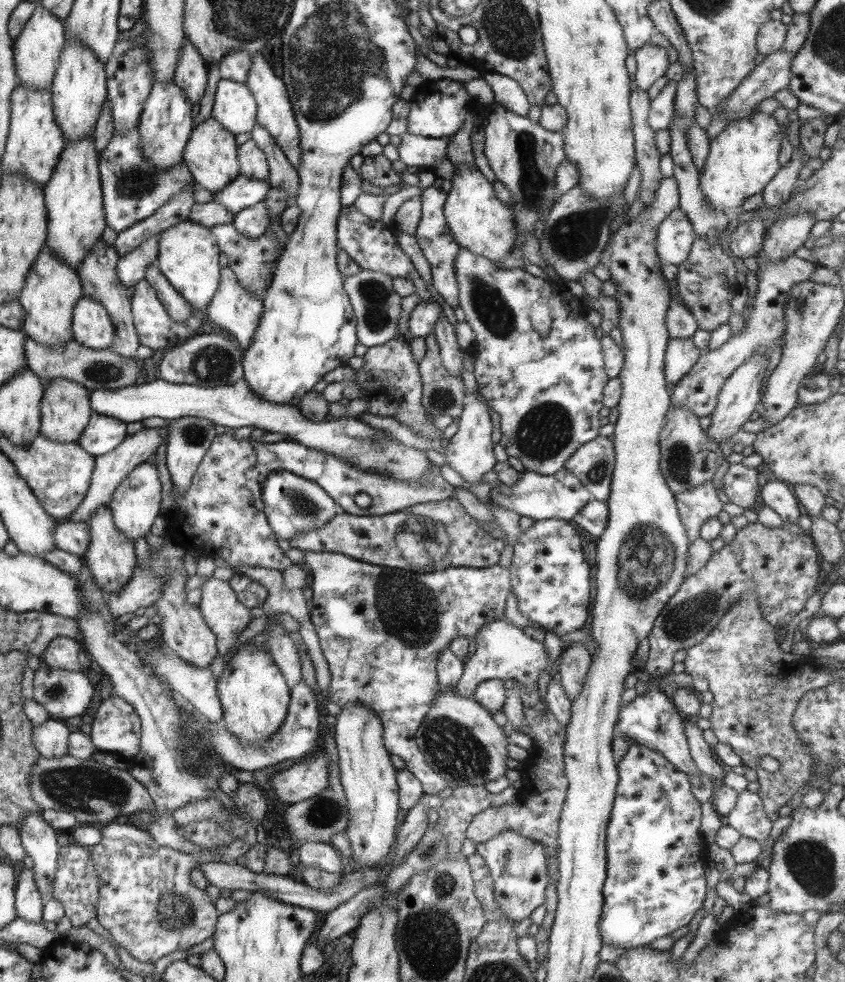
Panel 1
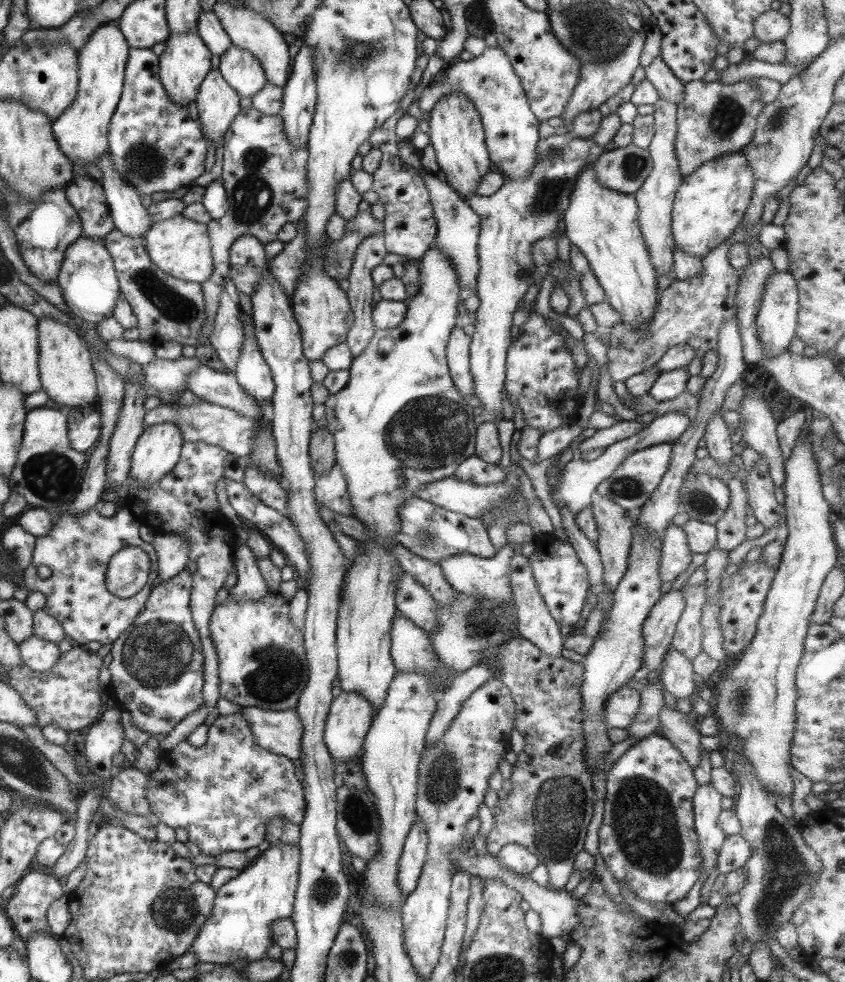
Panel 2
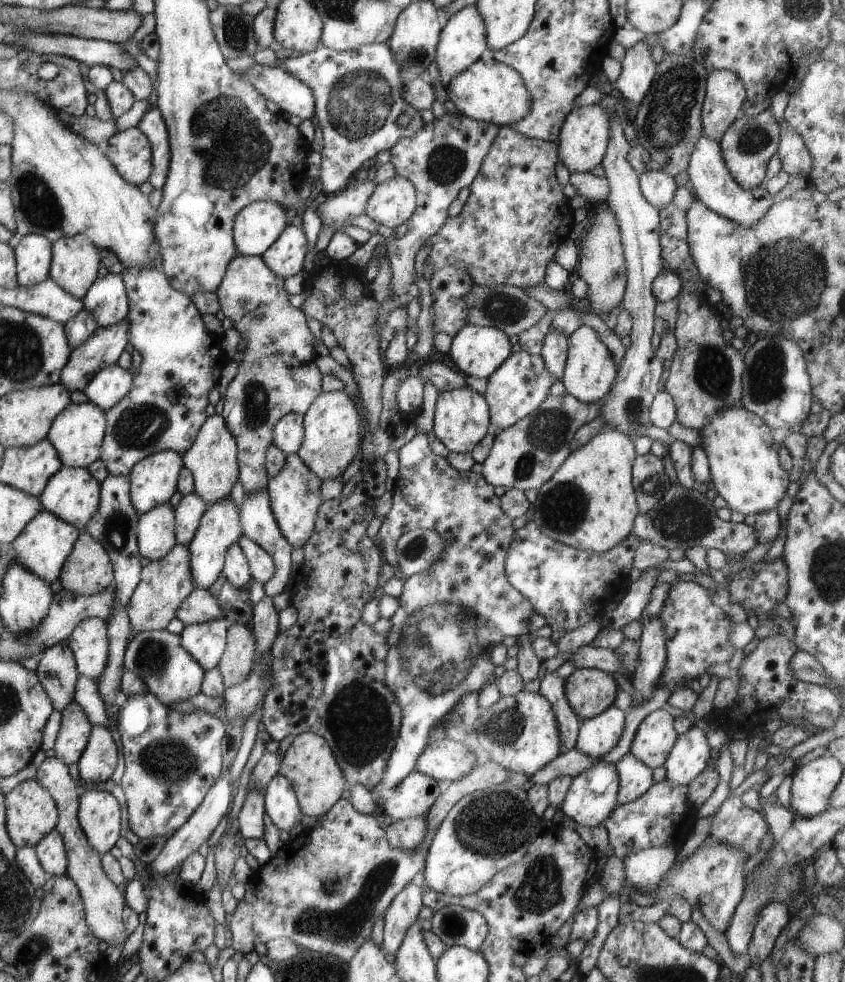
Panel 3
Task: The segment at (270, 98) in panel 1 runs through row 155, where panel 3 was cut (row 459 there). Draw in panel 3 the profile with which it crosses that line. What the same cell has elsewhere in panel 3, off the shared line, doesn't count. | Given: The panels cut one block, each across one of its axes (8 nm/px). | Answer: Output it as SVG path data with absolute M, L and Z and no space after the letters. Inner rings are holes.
M297 453L286 454L283 468L280 468L273 478L268 478L267 496L269 496L275 524L292 549L303 548L309 536L313 534L315 514L317 514L319 504L322 503L319 496L321 483L322 481L301 462Z

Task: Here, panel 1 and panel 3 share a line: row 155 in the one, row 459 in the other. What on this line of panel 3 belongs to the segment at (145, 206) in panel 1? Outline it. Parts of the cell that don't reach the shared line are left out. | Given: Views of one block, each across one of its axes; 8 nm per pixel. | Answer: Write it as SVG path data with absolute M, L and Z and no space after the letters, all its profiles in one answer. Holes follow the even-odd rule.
M131 266L131 268L124 268L120 276L123 279L128 300L128 311L126 314L126 319L129 321L129 330L127 330L127 332L129 332L128 341L131 343L131 346L137 350L142 359L137 374L133 375L129 392L127 392L119 402L115 402L111 408L105 411L105 428L101 444L100 459L107 469L108 474L111 476L128 476L129 472L131 472L131 468L133 468L139 460L143 460L143 458L147 458L147 456L151 456L151 454L155 454L156 452L163 452L163 450L173 450L173 452L177 452L179 456L183 456L183 454L189 450L189 446L193 444L193 440L195 440L195 436L197 436L201 424L203 424L207 418L205 406L207 406L208 391L216 387L220 371L227 362L227 358L224 356L223 350L219 345L220 336L216 336L207 331L201 319L201 313L195 308L190 297L178 290L173 290L173 288L169 286L169 281L165 274L160 270L147 270L147 268L141 268L141 266Z

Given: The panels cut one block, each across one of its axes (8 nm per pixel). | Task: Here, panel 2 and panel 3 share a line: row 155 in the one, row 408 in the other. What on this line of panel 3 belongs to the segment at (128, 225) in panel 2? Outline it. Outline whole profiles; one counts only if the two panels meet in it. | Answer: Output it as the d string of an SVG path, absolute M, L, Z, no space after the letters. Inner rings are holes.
M117 363L109 364L97 370L82 392L95 406L106 411L129 392L132 380L133 375L129 371L120 368Z

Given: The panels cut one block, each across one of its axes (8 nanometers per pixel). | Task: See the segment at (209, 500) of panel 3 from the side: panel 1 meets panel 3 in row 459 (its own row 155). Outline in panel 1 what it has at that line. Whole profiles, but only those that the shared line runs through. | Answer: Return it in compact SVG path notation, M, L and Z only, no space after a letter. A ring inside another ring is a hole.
M211 115L191 130L182 152L182 159L198 188L209 190L212 196L215 196L223 185L231 183L240 175L237 147L233 134L224 130Z

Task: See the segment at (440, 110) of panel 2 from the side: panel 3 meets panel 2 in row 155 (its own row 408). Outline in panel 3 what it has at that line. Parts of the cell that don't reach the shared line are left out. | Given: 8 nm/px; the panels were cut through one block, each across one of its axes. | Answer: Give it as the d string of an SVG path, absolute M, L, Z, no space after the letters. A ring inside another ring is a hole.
M469 386L440 392L437 396L432 430L449 452L456 454L471 452L487 434L488 426L489 412L486 400L482 394L471 390Z

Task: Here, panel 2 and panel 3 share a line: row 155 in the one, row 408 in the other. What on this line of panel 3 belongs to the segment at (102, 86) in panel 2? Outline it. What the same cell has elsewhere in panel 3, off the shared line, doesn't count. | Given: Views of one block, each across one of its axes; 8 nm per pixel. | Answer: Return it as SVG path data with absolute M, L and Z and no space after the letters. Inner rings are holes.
M91 401L81 404L69 403L51 422L47 440L55 448L63 466L86 468L94 460L100 458L102 438L105 428L105 411Z

